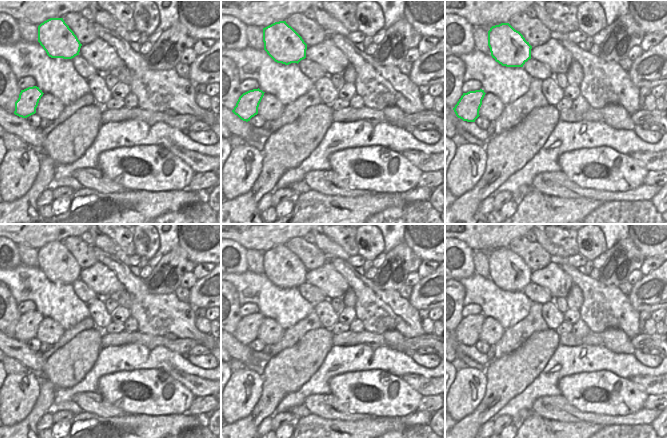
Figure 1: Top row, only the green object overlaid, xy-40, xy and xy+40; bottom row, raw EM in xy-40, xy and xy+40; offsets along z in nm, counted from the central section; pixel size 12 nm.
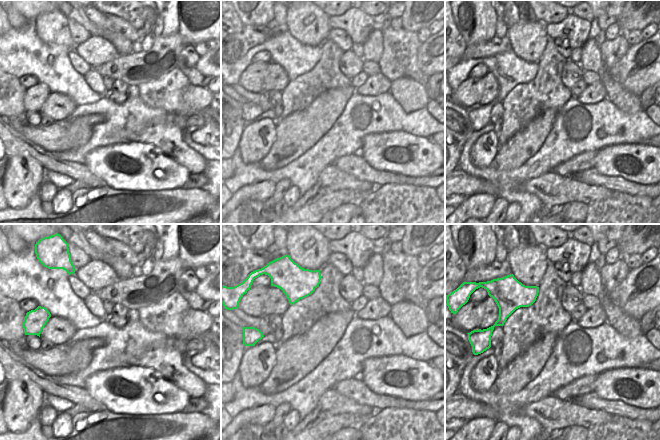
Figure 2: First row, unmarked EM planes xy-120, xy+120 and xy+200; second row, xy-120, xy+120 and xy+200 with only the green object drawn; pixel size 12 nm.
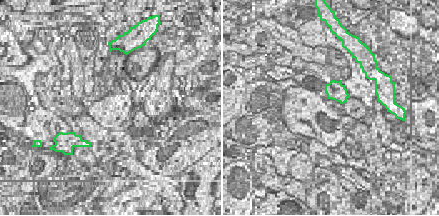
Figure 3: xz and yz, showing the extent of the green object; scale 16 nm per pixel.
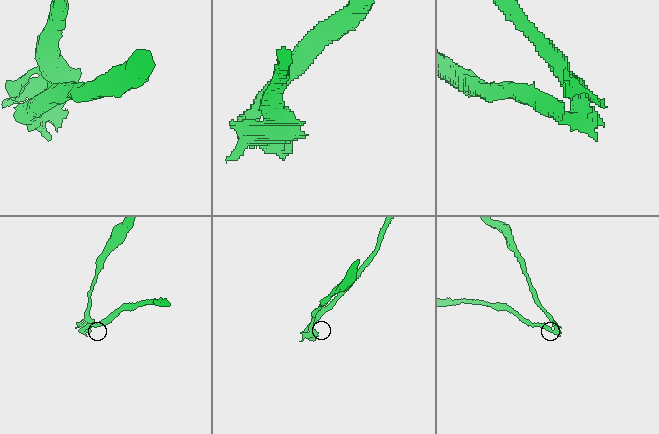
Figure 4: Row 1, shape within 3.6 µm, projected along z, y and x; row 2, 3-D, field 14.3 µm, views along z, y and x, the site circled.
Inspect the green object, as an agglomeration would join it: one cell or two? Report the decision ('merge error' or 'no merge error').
merge error

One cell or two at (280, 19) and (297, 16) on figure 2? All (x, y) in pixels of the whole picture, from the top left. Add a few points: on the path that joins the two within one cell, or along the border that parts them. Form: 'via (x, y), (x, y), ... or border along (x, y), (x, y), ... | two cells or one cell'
border along (287, 11), (285, 25) | two cells

